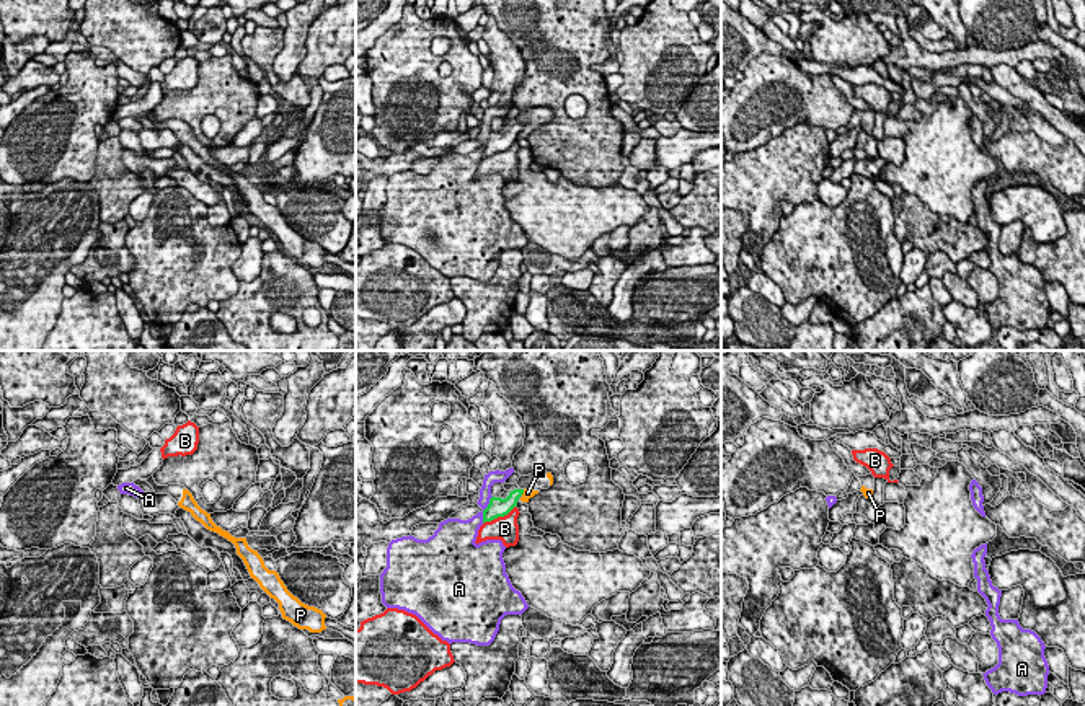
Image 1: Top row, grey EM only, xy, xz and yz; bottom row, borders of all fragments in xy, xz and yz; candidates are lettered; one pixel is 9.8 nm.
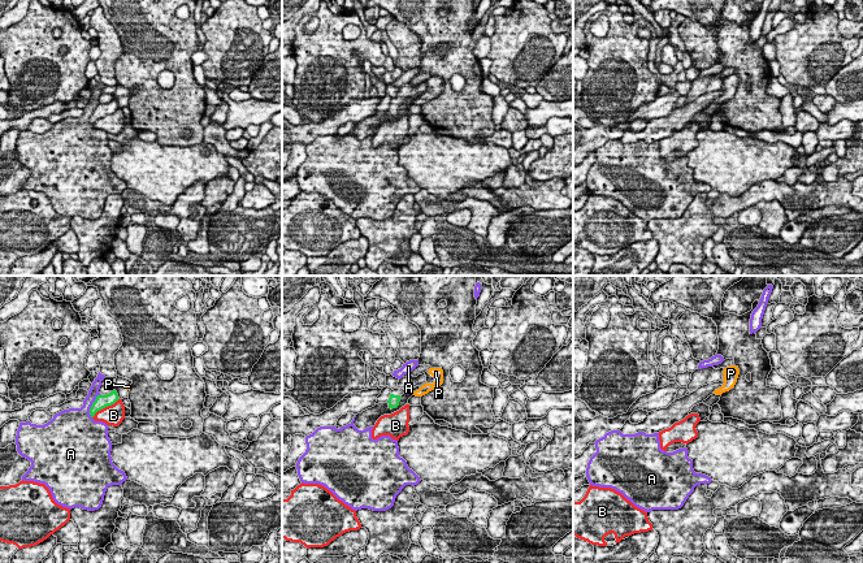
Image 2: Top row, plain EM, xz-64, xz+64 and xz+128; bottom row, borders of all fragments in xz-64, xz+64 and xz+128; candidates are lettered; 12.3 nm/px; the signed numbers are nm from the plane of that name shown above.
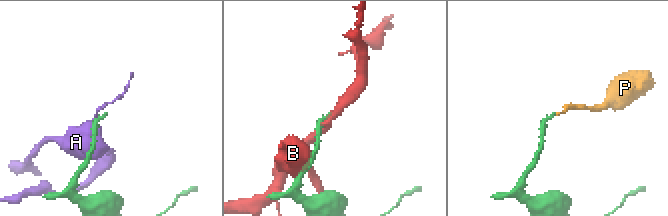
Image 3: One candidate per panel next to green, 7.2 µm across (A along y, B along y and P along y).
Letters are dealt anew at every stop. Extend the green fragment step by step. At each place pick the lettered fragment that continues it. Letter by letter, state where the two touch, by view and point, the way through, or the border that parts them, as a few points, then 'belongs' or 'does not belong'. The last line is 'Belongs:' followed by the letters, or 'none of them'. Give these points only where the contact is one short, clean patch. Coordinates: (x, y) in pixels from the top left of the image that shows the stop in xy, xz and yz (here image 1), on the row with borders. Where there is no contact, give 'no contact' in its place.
A: meets green in xz at (485, 509); does not belong
B: meets green in xz at (498, 516); does not belong
P: meets green in xz at (522, 493); border along xz (524, 489), (521, 494); does not belong
Belongs: none of them

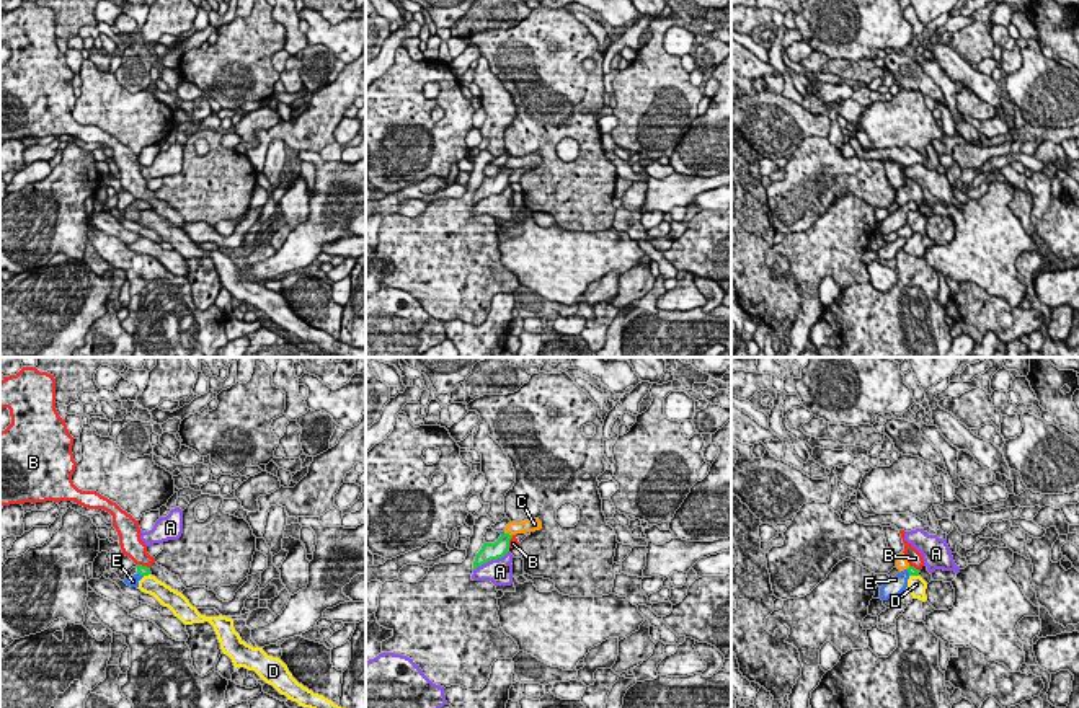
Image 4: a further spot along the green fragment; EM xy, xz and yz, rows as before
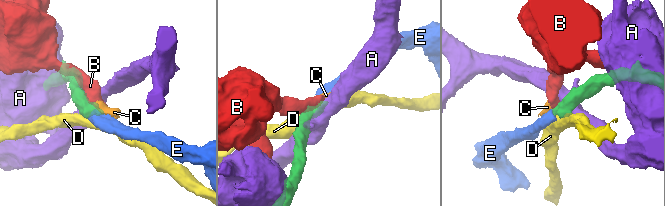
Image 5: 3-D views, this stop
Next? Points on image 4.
A: meets green in xz at (490, 560); does not belong
B: meets green in xy at (144, 566); border along xy (137, 563), (149, 568); does not belong
C: meets green in xz at (508, 534); border along xz (505, 532), (511, 535); does not belong
D: meets green in yz at (914, 575); border along yz (910, 575), (918, 576); does not belong
E: meets green in xy at (141, 575); runs through xy (141, 570), (141, 575), (133, 581); belongs
Belongs: E

